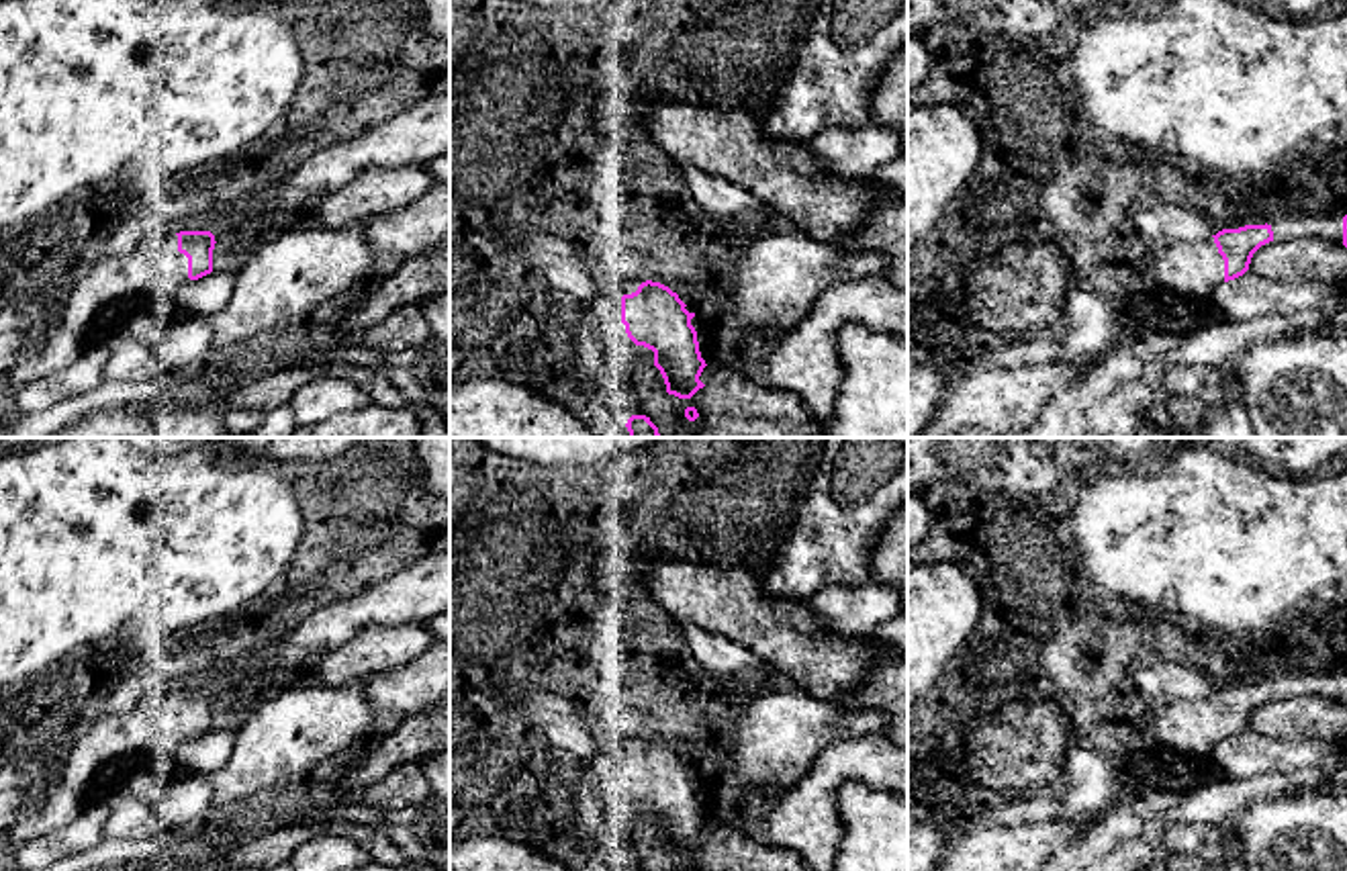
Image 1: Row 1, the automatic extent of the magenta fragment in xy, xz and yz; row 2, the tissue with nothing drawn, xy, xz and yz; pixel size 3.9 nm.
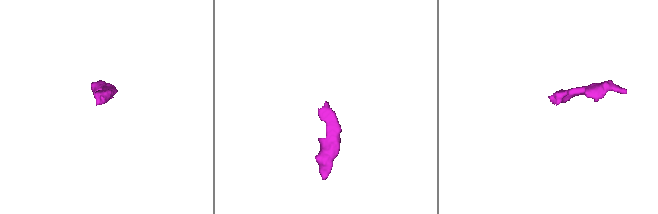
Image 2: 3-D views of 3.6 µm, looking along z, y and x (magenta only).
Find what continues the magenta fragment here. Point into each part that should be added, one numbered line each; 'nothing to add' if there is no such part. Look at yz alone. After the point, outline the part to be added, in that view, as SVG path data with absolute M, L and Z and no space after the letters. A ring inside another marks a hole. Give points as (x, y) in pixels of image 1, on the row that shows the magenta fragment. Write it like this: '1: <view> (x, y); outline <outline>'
1: yz (1198, 268); outline M1214 237L1183 245L1167 268L1167 286L1177 294L1208 296L1224 282L1224 260Z

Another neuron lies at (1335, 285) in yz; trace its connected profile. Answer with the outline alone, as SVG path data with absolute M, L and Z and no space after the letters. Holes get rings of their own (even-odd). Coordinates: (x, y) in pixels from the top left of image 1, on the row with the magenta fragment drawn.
M1327 237L1269 241L1261 245L1245 274L1273 280L1318 282L1339 301L1347 288L1347 247Z

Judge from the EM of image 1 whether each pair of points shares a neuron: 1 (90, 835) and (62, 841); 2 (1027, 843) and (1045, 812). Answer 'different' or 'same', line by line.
1: same
2: different

